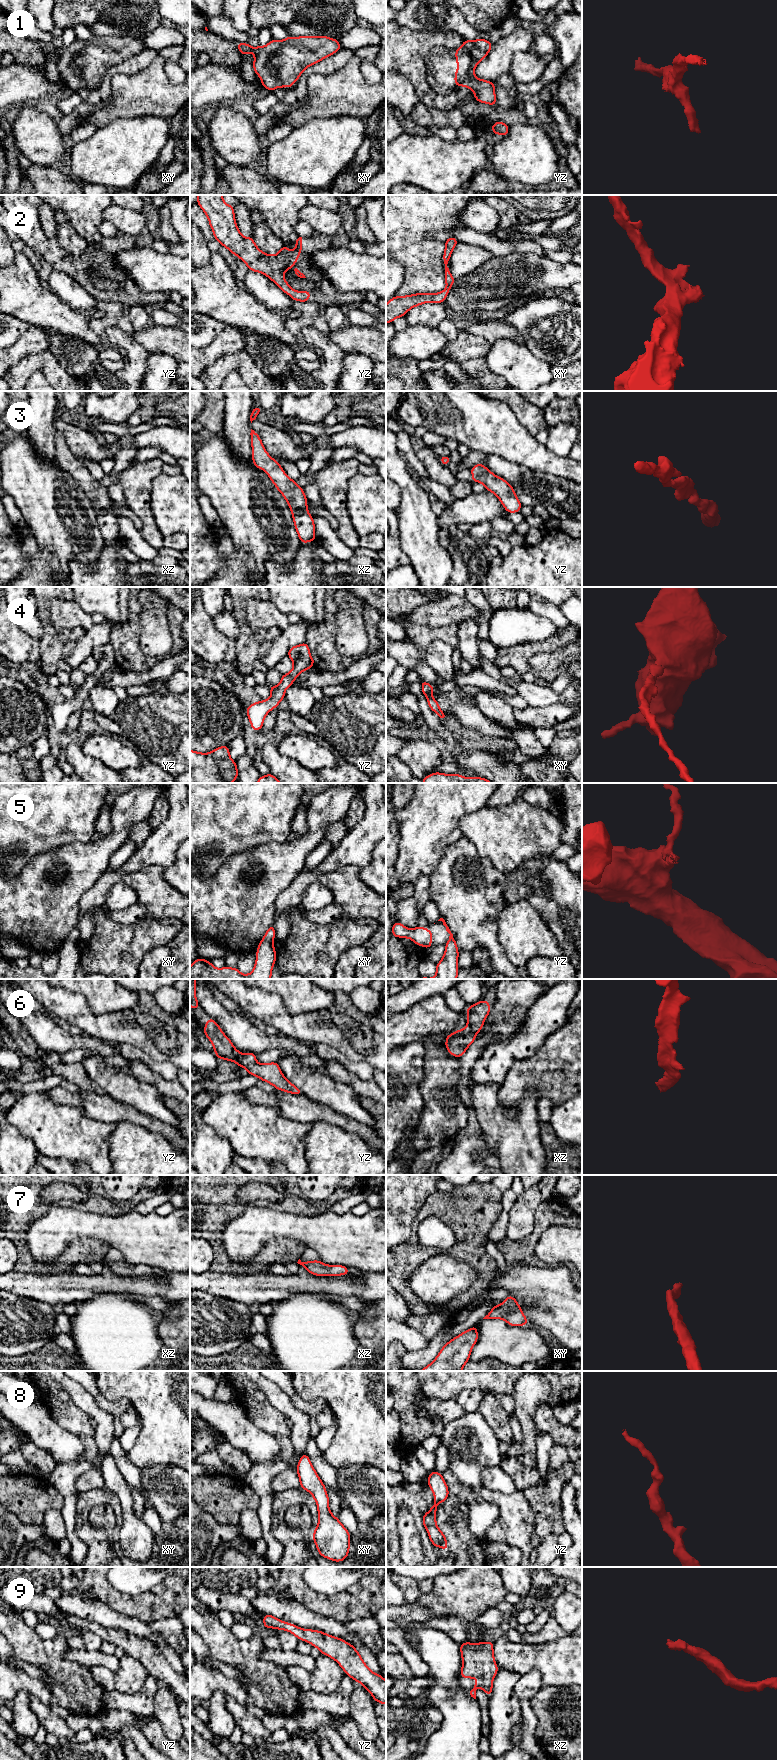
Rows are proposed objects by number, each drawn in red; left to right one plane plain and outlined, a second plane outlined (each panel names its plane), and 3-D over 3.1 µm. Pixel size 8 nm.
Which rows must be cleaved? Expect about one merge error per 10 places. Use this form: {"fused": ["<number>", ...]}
{"fused": []}

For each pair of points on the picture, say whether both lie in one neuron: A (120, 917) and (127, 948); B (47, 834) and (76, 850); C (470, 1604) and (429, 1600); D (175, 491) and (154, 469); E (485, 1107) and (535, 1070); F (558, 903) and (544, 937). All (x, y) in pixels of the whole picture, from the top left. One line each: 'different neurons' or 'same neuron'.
A: different neurons
B: different neurons
C: same neuron
D: different neurons
E: different neurons
F: different neurons

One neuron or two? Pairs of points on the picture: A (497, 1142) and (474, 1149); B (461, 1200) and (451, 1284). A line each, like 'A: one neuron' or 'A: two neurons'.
A: two neurons
B: two neurons

